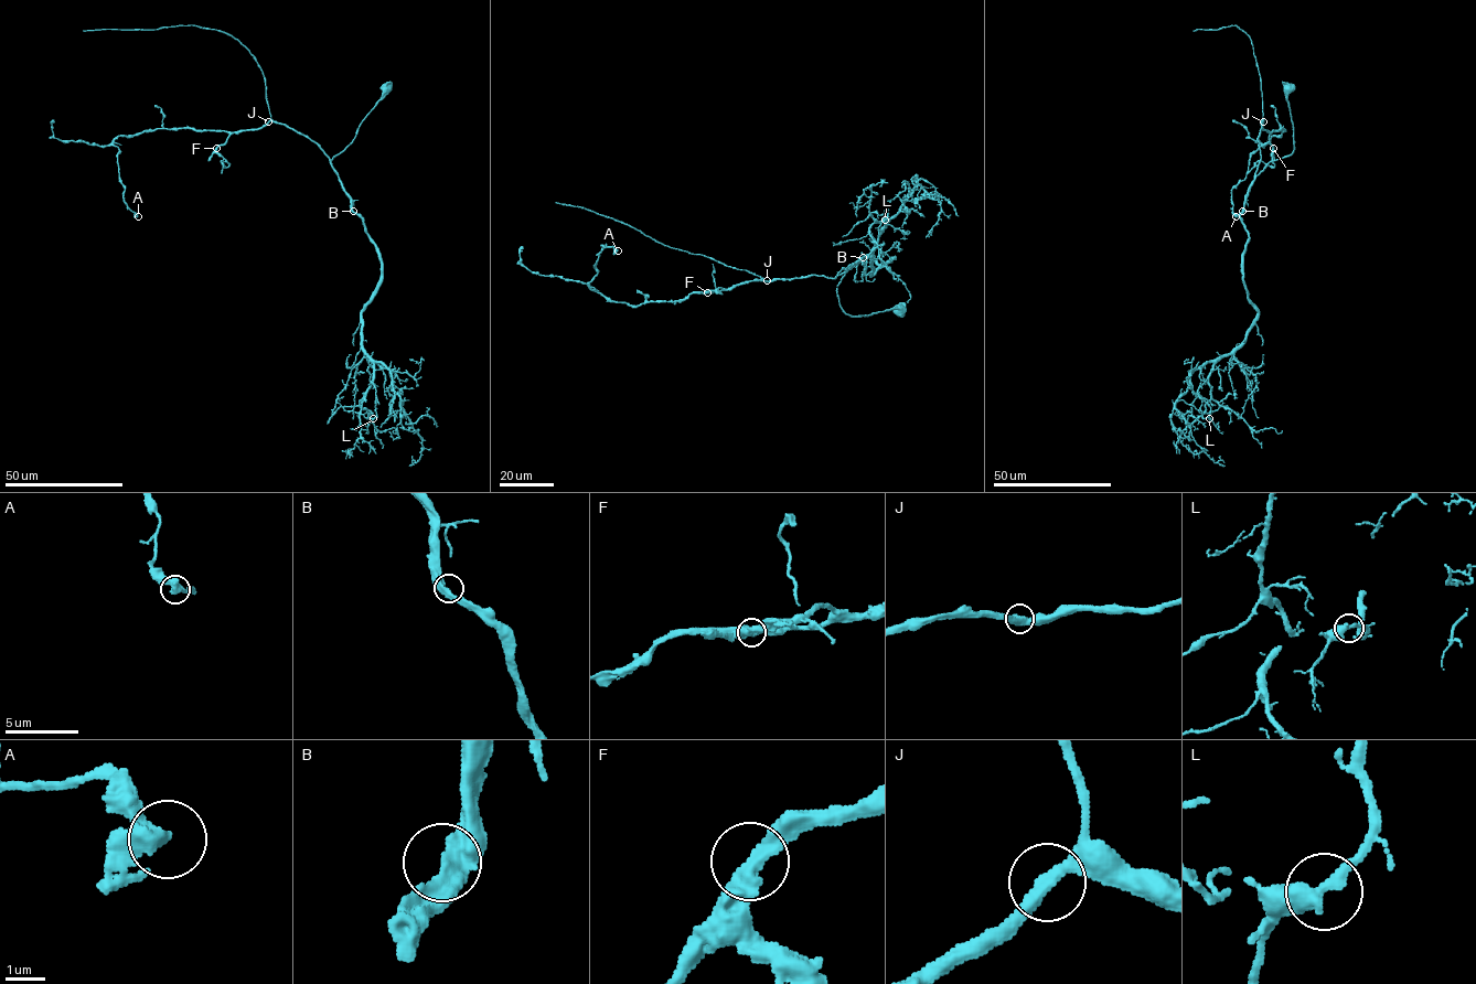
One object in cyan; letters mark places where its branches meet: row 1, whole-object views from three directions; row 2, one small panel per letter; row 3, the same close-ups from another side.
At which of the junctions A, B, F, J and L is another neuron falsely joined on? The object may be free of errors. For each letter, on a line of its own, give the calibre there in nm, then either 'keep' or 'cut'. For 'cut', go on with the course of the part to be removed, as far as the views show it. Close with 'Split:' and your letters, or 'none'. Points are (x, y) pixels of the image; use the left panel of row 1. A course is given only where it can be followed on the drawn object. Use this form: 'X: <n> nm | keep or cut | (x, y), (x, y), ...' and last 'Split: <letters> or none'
A: 460 nm | keep
B: 420 nm | keep
F: 400 nm | keep
J: 400 nm | keep
L: 460 nm | keep
Split: none

